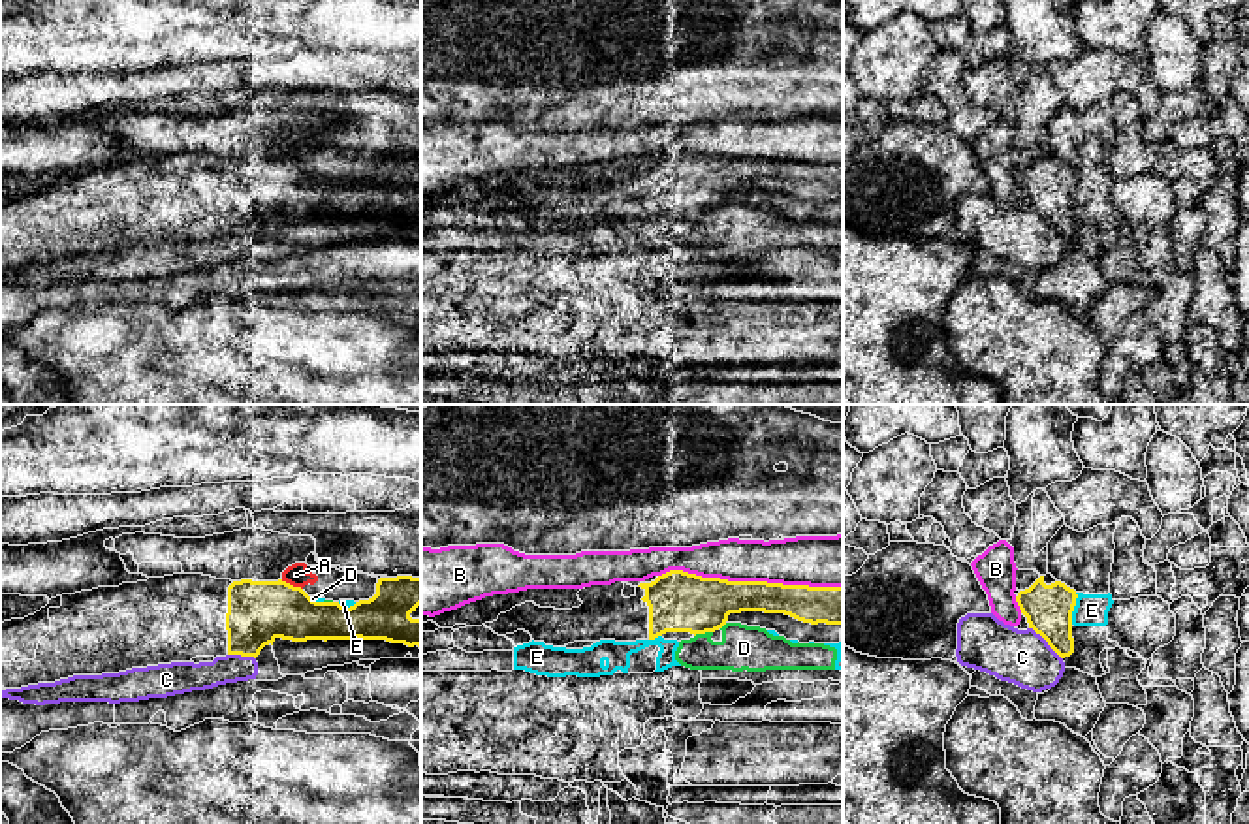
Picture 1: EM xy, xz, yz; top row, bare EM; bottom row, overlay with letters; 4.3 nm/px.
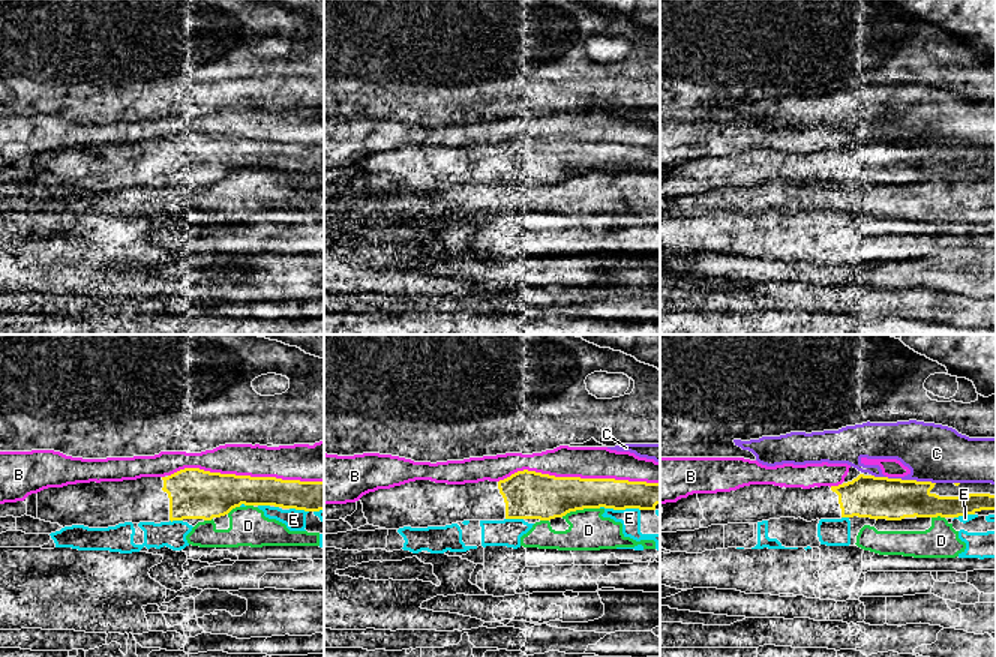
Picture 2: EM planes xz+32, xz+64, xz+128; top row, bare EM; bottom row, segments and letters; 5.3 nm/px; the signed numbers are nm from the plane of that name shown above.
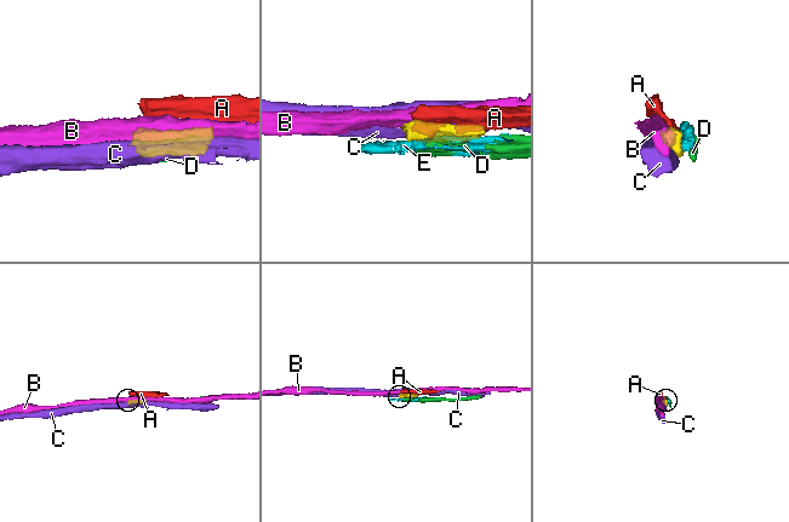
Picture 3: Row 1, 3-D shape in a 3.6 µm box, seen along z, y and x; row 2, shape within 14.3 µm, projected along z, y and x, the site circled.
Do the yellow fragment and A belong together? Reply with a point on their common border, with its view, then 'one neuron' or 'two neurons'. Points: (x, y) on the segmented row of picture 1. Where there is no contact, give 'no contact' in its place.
xy (292, 586) | two neurons

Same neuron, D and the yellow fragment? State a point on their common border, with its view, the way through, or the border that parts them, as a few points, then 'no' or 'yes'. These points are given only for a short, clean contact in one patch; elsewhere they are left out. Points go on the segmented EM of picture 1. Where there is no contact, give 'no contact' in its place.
meets yellow in xz at (702, 633); border along xz (711, 631), (695, 636); no

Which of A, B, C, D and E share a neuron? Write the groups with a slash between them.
A / B / C / D E

